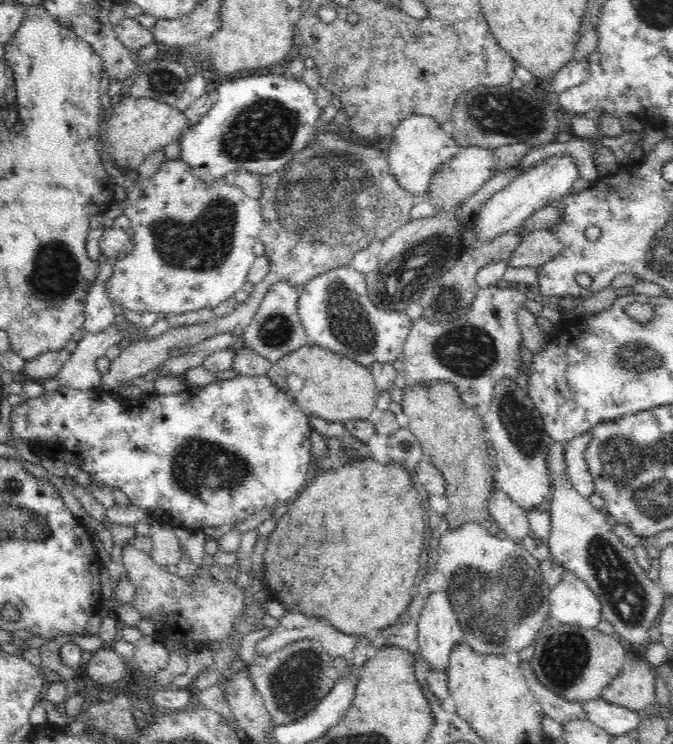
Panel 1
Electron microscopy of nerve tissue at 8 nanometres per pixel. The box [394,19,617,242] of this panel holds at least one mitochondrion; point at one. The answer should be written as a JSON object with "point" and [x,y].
{"point":[491,115]}

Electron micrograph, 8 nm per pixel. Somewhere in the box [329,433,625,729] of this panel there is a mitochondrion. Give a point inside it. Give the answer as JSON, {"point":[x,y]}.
{"point":[493,597]}

